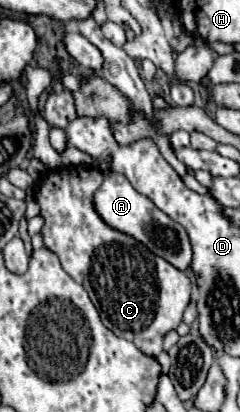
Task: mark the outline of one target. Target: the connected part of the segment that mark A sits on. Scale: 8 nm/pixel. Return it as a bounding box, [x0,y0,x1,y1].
[94,171,192,271]

